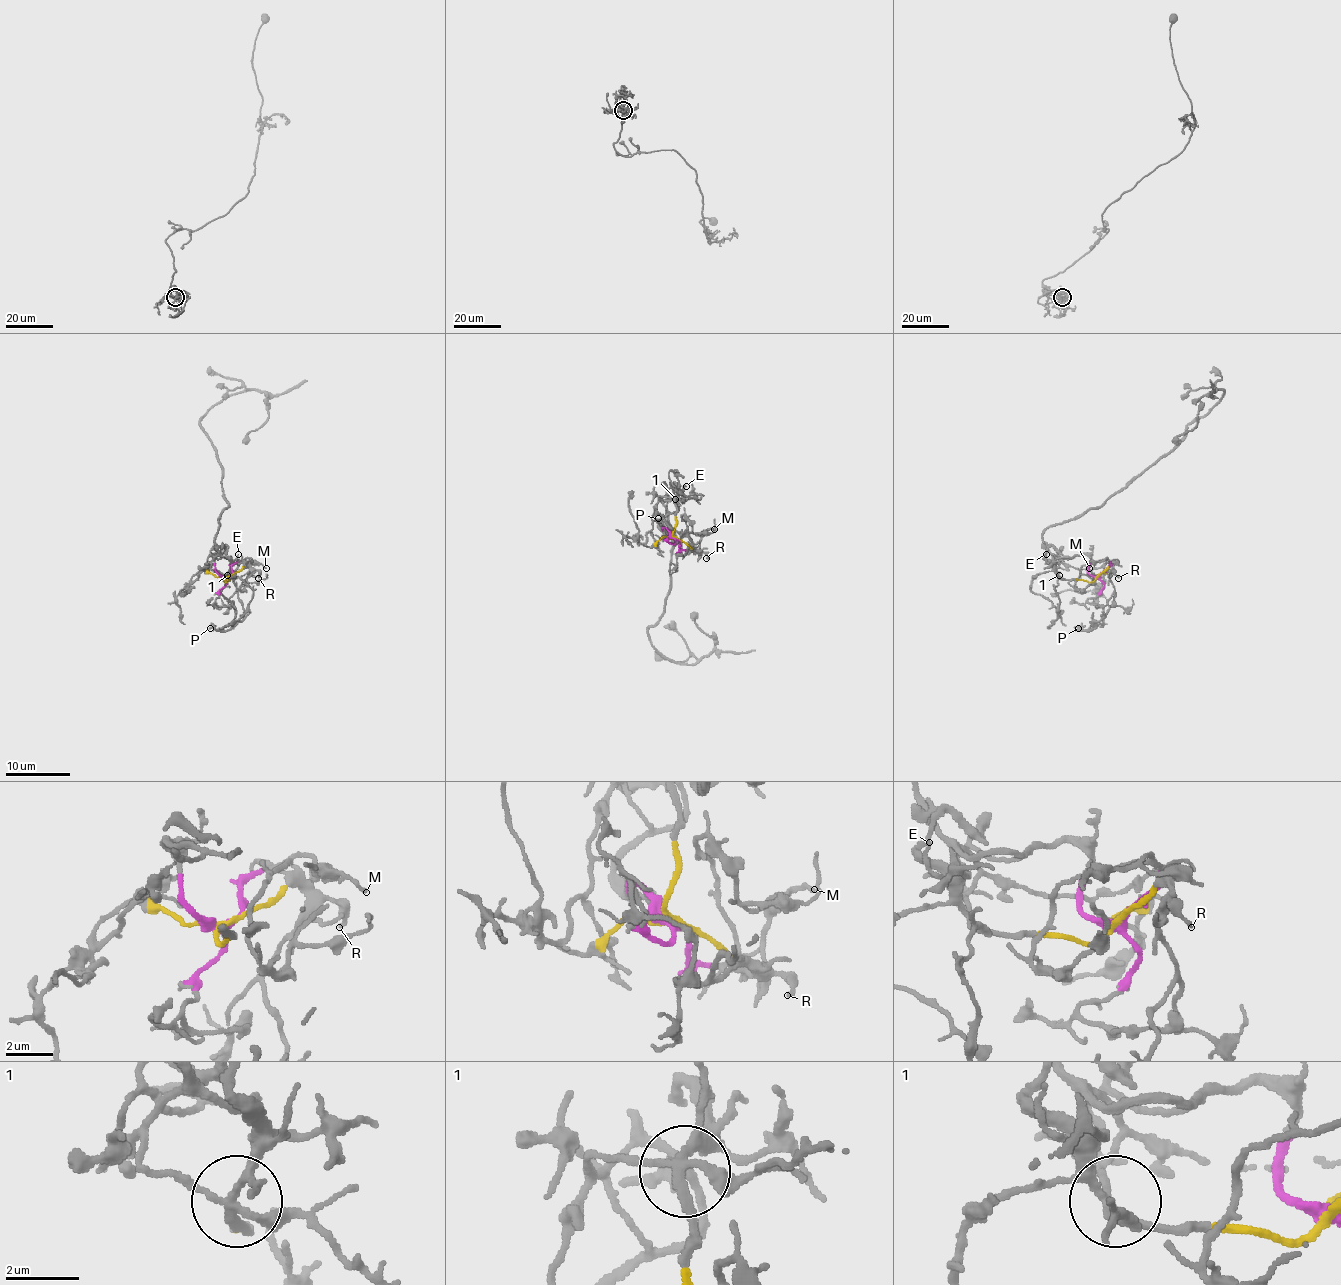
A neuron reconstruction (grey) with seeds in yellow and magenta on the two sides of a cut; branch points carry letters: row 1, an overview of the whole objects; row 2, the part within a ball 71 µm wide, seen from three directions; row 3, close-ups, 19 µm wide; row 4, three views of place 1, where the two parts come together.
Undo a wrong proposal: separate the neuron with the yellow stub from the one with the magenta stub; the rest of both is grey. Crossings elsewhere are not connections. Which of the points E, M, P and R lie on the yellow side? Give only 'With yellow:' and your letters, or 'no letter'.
With yellow: E, P, R

